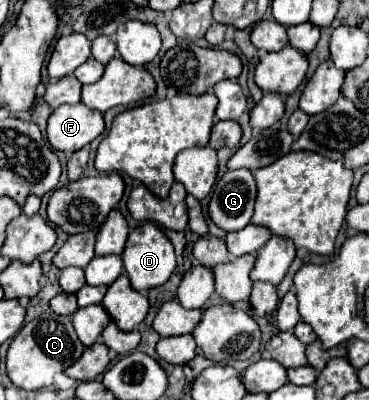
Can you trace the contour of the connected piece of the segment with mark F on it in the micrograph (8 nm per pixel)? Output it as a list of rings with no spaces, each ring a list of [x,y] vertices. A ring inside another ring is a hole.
[[[82,103],[62,105],[48,119],[48,141],[52,149],[64,153],[74,153],[90,145],[102,131],[102,113]]]

